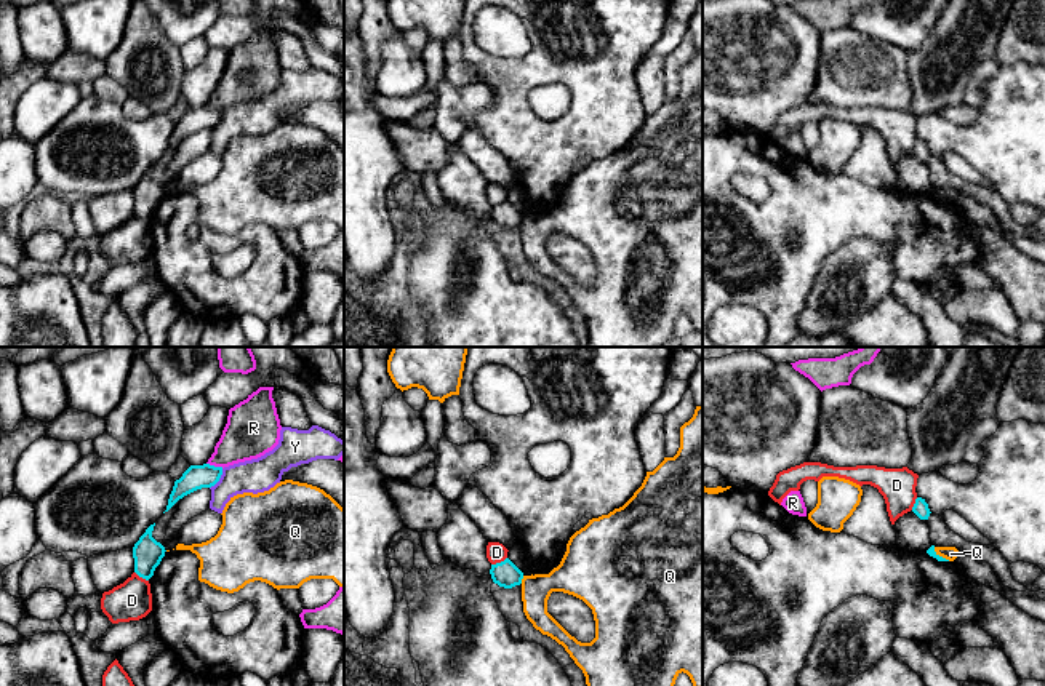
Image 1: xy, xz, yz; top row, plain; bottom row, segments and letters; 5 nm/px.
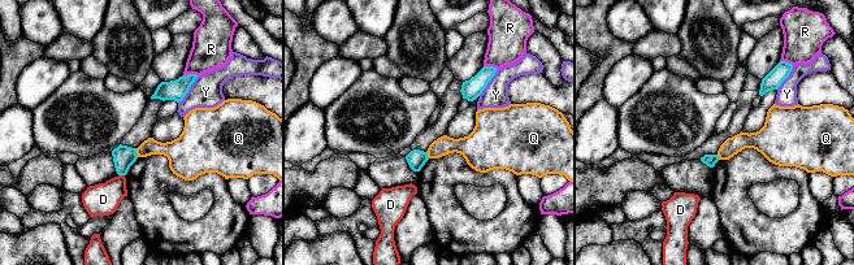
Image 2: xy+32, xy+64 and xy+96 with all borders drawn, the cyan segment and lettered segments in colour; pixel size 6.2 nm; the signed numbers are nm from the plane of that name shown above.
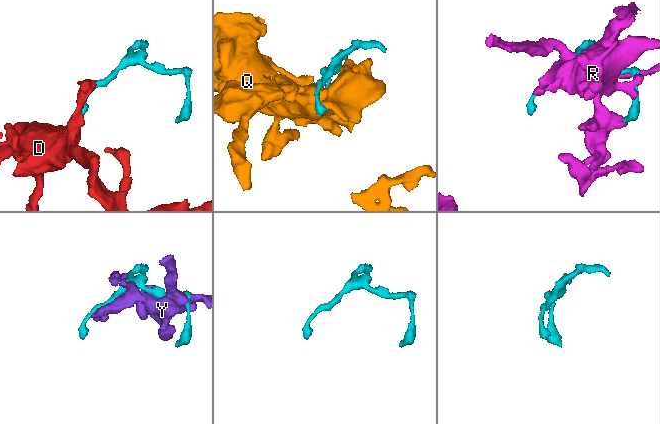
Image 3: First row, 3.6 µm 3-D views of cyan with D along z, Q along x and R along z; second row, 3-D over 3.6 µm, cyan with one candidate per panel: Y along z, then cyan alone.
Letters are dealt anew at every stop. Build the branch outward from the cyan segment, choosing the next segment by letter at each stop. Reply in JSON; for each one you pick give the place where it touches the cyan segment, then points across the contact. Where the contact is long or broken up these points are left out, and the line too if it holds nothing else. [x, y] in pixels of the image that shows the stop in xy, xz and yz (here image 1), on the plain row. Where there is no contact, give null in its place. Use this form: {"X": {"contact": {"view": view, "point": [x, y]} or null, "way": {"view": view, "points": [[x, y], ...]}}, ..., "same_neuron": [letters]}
{"same_neuron": []}

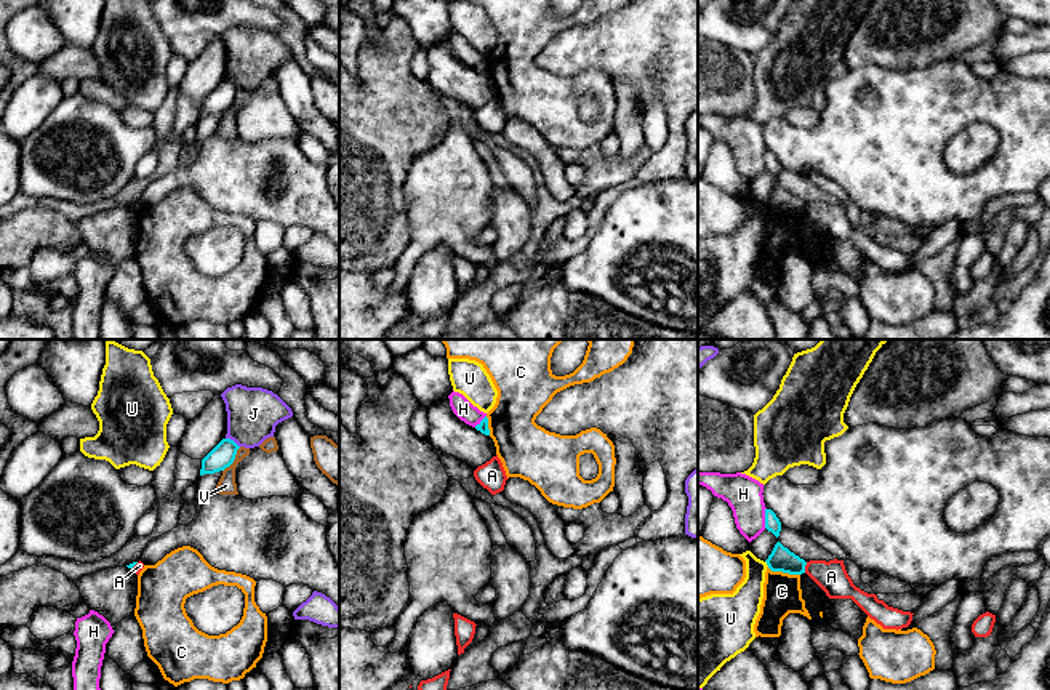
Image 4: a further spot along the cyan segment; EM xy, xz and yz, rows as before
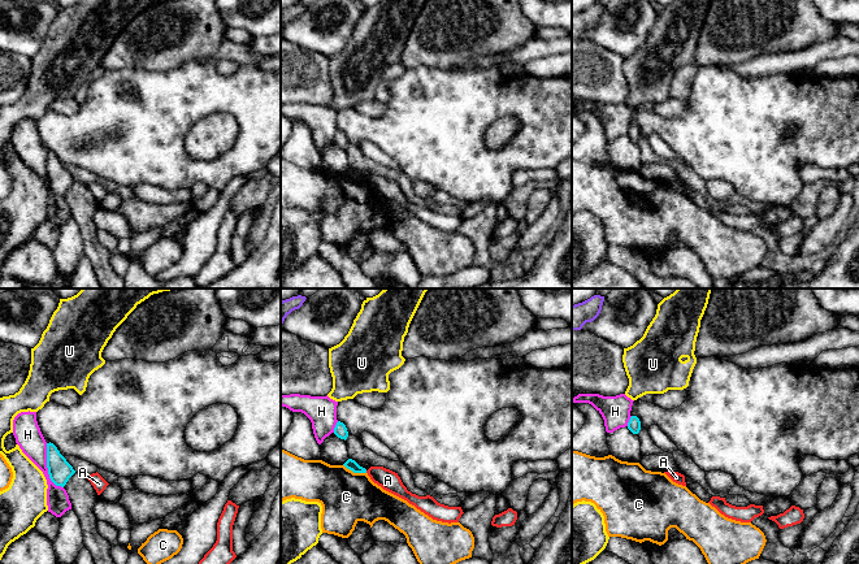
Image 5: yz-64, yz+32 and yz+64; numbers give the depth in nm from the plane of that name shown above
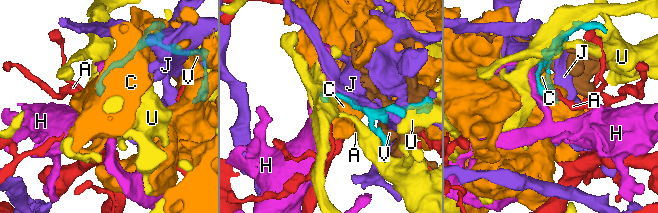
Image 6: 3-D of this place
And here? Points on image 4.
{"same_neuron": []}

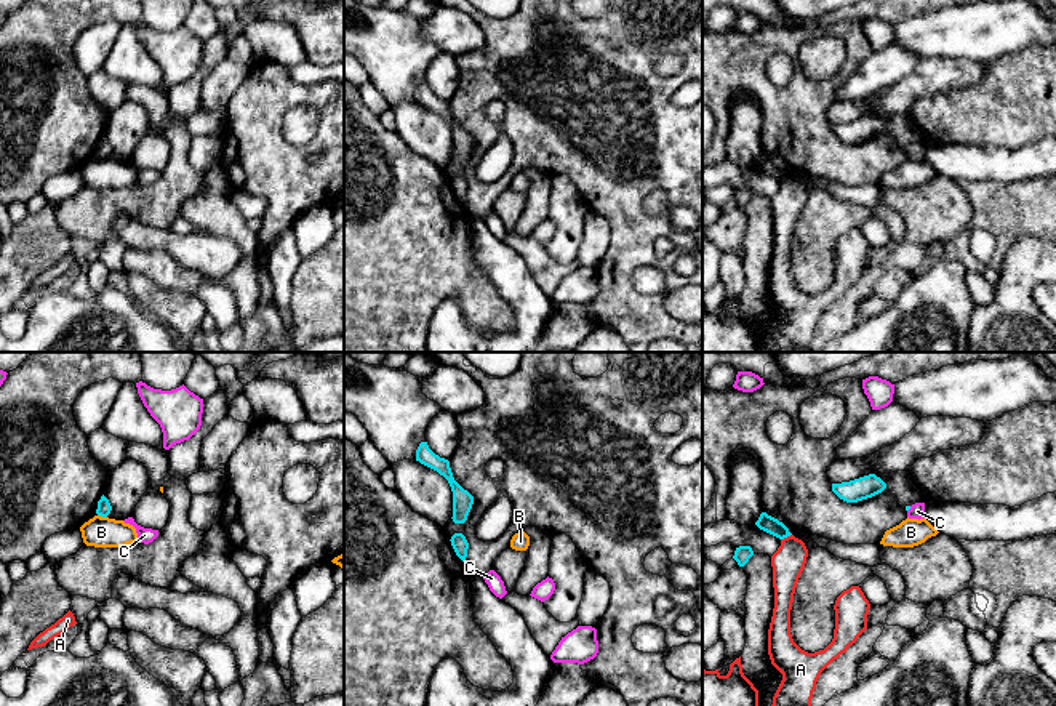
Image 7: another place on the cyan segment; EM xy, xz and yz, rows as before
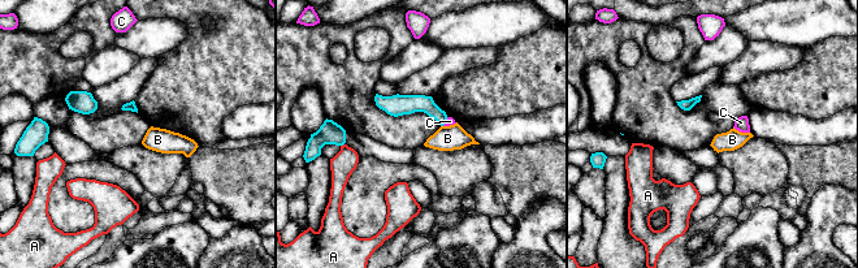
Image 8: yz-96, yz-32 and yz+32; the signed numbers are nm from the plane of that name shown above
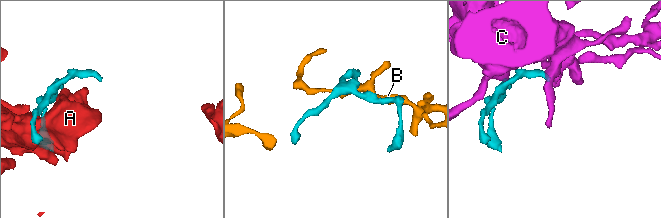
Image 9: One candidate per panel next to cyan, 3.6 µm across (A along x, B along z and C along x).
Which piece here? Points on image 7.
{"C": {"contact": {"view": "yz", "point": [909, 149]}, "way": {"view": "yz", "points": [[908, 149], [909, 149], [917, 152]]}}, "same_neuron": ["C"]}

